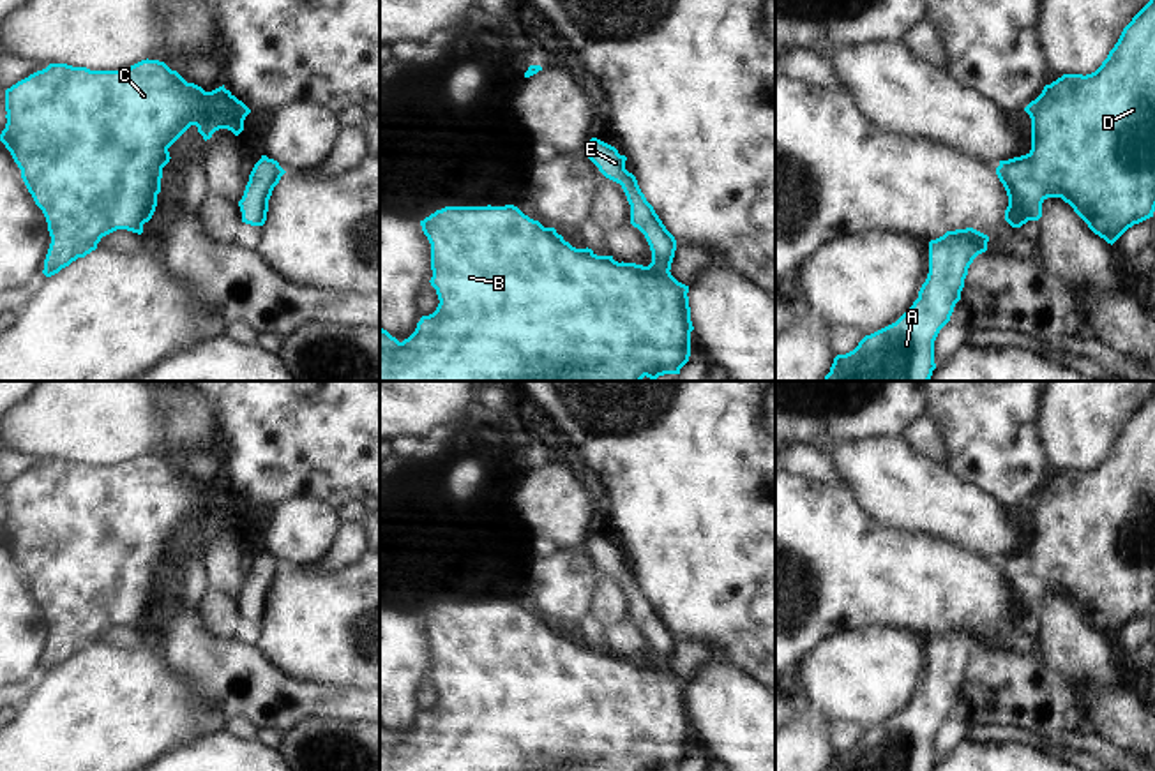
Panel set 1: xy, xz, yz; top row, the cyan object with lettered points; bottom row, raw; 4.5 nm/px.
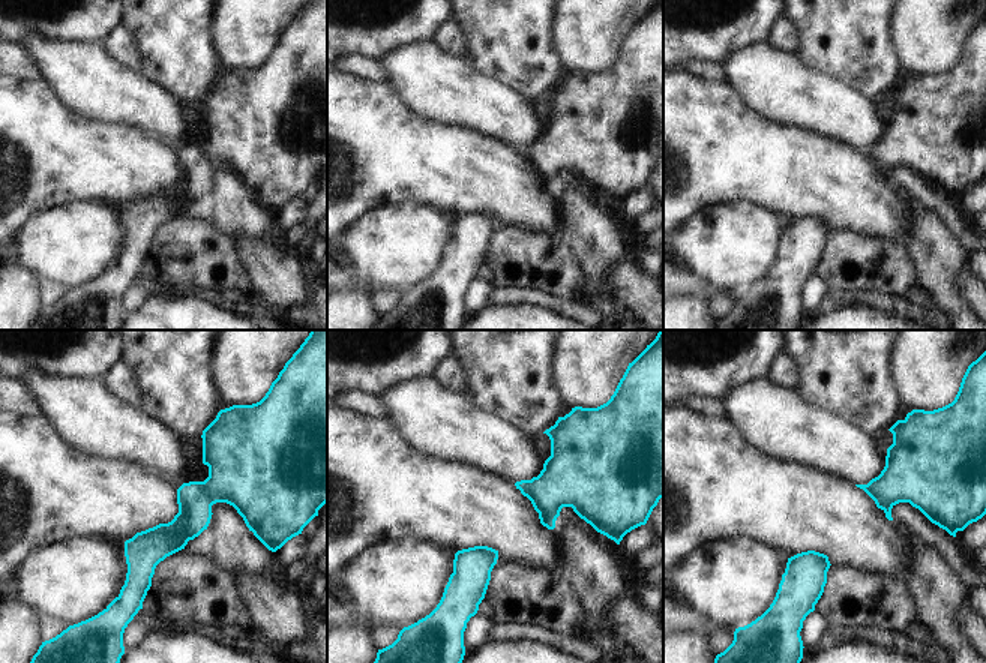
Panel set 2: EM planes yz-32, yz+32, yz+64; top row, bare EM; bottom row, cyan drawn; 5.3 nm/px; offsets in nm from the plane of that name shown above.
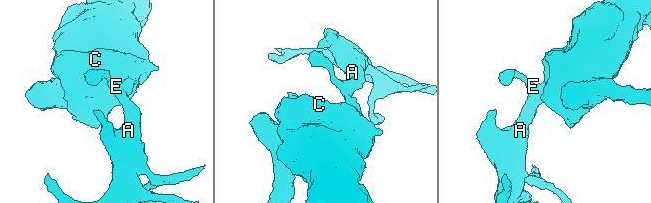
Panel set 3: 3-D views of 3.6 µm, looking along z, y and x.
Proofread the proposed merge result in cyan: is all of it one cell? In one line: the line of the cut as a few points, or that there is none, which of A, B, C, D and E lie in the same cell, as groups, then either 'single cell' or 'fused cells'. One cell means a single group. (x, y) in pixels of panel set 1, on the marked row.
no cut | A B C D E | single cell

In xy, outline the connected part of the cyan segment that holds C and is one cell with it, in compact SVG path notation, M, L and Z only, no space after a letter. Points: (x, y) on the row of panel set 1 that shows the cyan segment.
M148 58L120 71L90 71L67 64L49 64L5 90L5 111L7 124L0 141L21 169L21 178L42 210L51 236L42 270L46 277L95 251L101 238L117 229L143 233L143 224L152 219L157 206L162 168L171 159L168 148L191 125L198 127L205 141L219 129L228 129L238 136L244 131L245 116L251 113L224 85L205 92L201 86L187 83L164 62Z

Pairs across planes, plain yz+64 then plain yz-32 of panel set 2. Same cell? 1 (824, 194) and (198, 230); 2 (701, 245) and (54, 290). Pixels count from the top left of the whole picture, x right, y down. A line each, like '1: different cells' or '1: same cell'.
1: different cells
2: different cells

